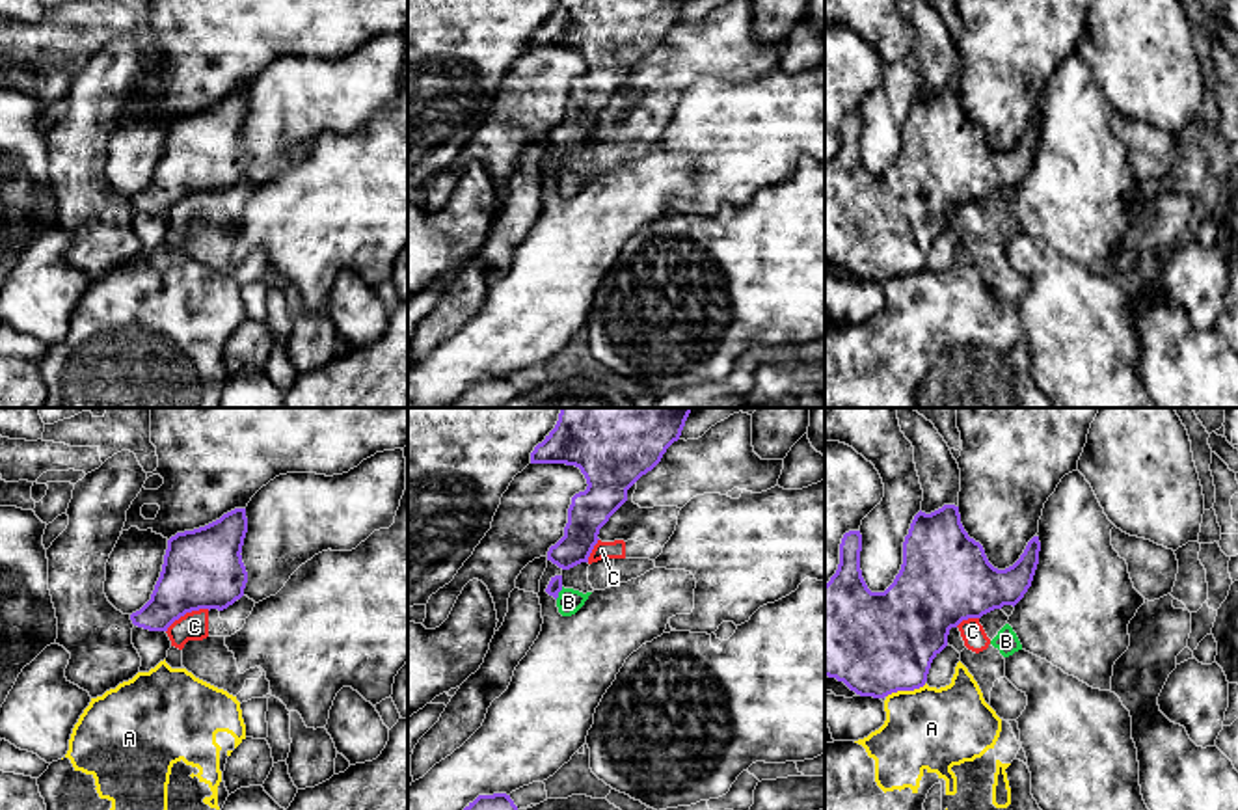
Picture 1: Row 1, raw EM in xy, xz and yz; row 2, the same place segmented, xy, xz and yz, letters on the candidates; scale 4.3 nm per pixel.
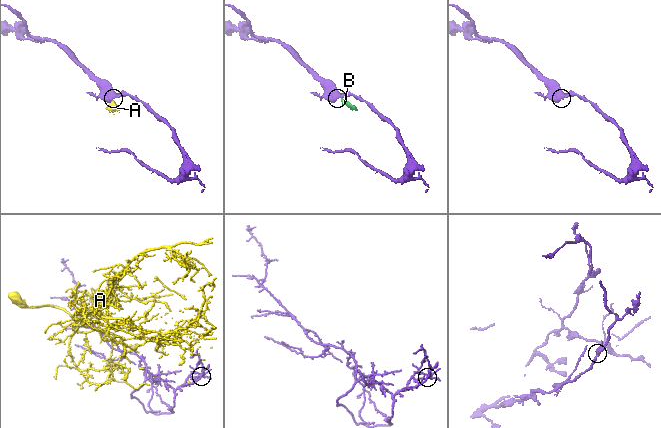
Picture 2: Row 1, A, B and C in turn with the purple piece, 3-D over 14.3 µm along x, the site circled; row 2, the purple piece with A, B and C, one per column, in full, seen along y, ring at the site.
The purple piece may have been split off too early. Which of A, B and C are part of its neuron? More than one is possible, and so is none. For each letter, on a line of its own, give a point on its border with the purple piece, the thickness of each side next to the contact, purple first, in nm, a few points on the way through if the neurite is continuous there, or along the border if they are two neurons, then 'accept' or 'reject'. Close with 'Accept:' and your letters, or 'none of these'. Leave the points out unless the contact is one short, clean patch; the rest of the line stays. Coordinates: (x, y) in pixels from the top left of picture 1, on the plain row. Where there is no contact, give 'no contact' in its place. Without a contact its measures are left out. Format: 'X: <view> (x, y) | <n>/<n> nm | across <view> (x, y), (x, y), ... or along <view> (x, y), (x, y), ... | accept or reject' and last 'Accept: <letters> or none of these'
A: yz (905, 272) | 440/360 nm | along yz (926, 267), (915, 272), (898, 272), (887, 280) | reject
B: xz (559, 174) | 60/110 nm | along xz (563, 170), (555, 181) | reject
C: xy (187, 194) | 340/130 nm | along xy (209, 192), (187, 194), (166, 215) | reject
Accept: none of these

